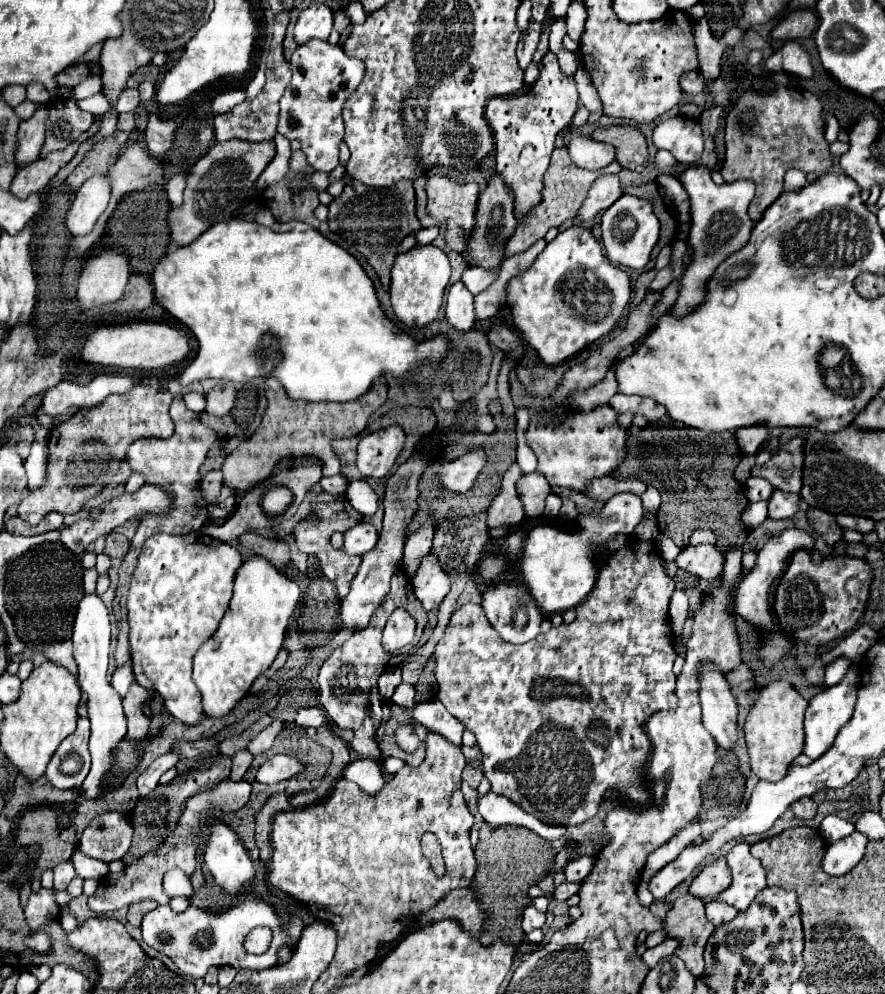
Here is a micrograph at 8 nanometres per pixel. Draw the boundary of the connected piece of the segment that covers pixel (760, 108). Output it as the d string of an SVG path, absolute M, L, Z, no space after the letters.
M778 86L772 94L744 92L732 106L726 116L726 160L720 168L720 174L726 182L752 180L756 184L756 196L750 202L748 214L758 222L764 210L782 194L784 174L790 168L802 172L826 174L834 160L824 140L824 122L822 122L822 104L816 96L808 92L790 90Z

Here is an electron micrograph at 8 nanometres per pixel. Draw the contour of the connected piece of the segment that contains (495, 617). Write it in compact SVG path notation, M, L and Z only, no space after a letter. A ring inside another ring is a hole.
M514 578L506 582L492 584L488 592L482 594L482 608L486 612L486 618L490 624L496 628L496 632L502 636L502 640L510 644L524 644L540 634L540 622L542 622L542 612L536 608L532 602L530 594L522 584L518 584Z

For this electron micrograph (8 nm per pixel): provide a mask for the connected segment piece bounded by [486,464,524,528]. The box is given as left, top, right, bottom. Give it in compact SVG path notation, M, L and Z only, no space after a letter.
M512 464L506 470L506 474L502 478L502 488L486 512L488 514L488 528L516 526L522 522L524 508L522 508L522 502L516 494L516 482L520 476L522 476L522 470L518 464Z

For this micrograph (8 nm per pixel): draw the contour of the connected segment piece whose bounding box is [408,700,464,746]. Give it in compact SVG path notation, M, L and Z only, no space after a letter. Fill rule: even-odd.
M430 700L430 702L422 702L416 704L414 708L408 710L412 714L412 718L426 726L430 732L438 732L440 736L444 736L446 740L450 740L456 746L462 746L462 732L464 732L464 724L460 724L460 720L456 720L442 702L438 700Z

